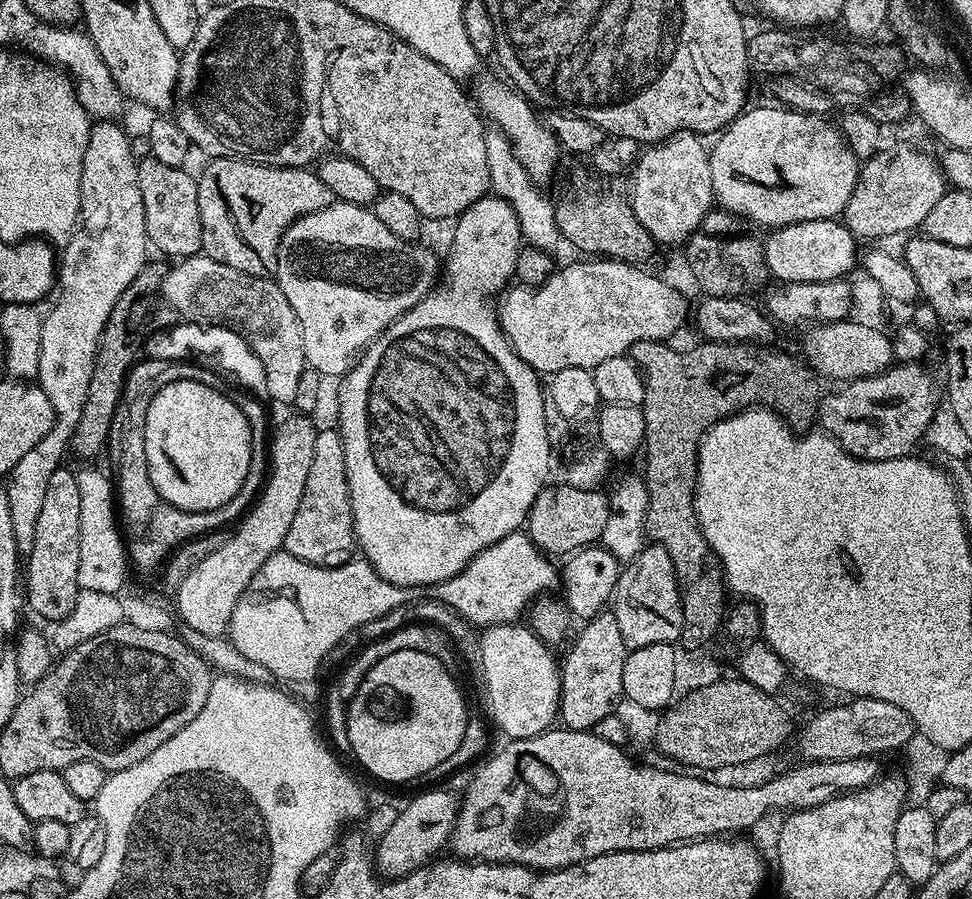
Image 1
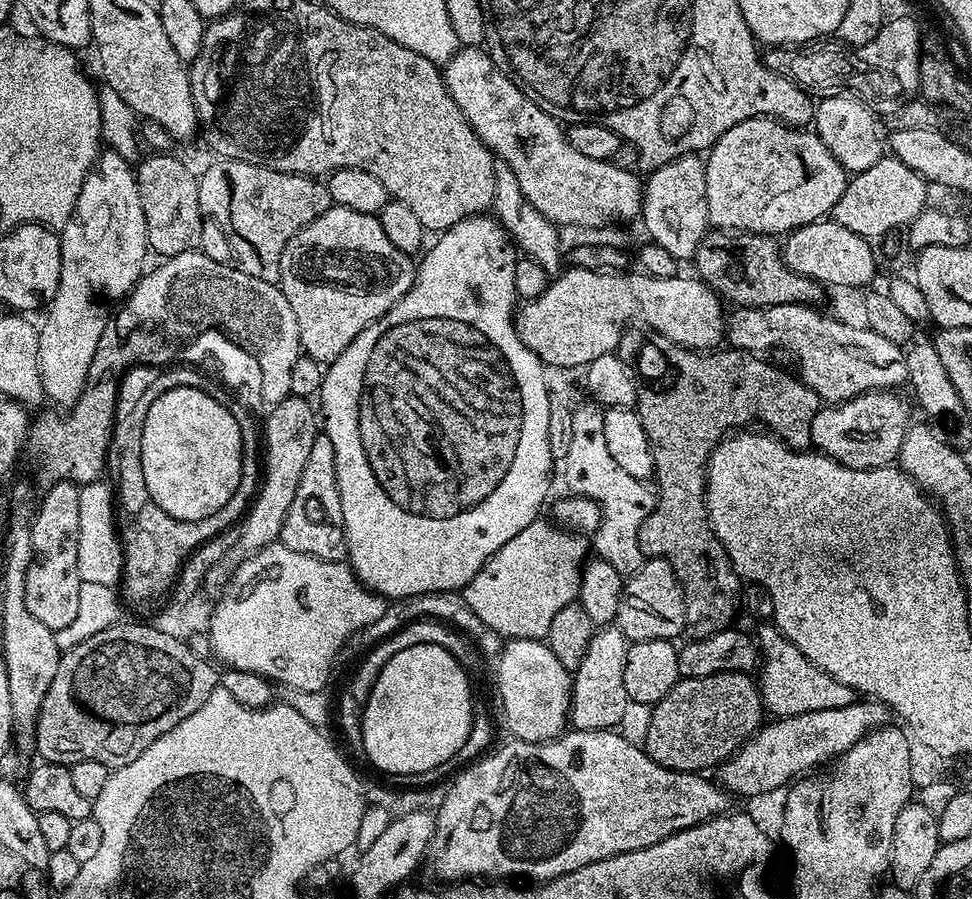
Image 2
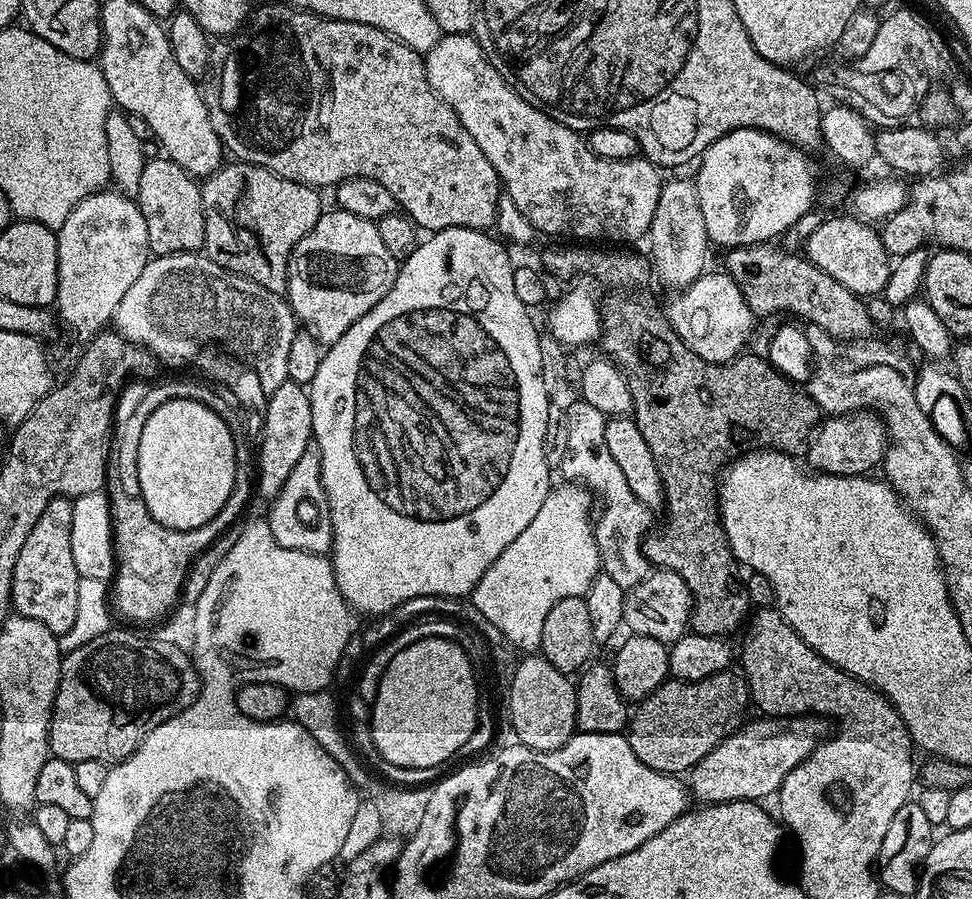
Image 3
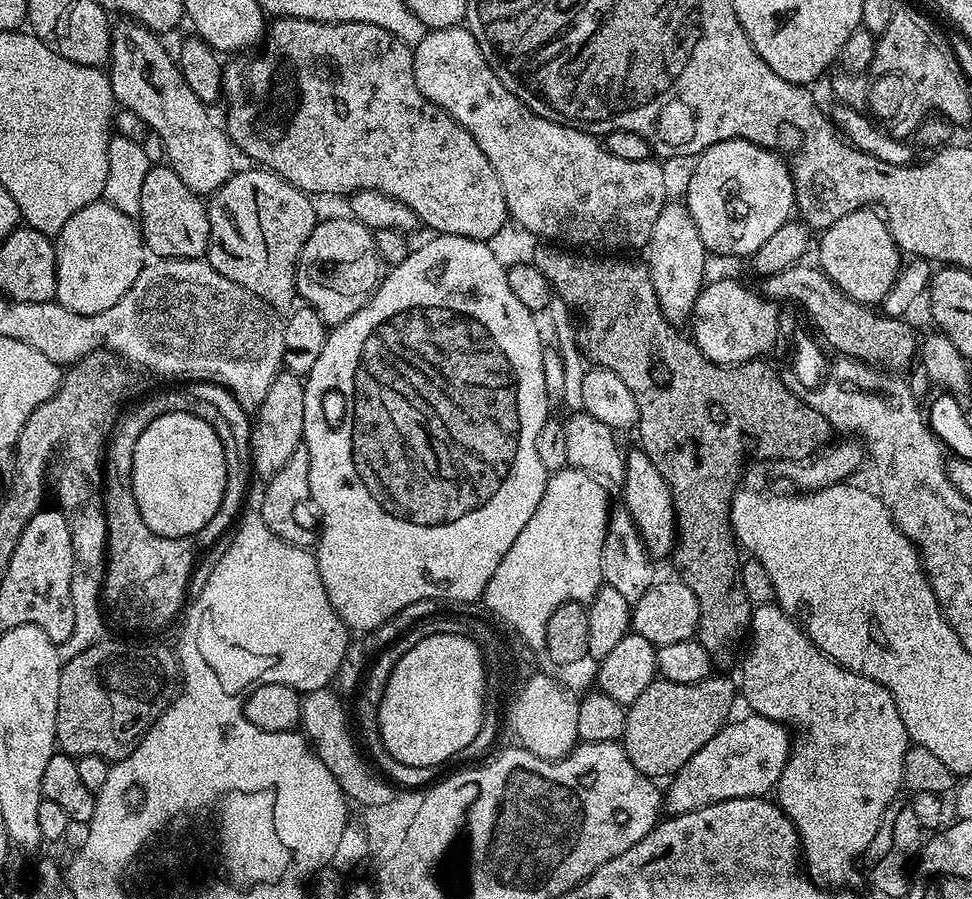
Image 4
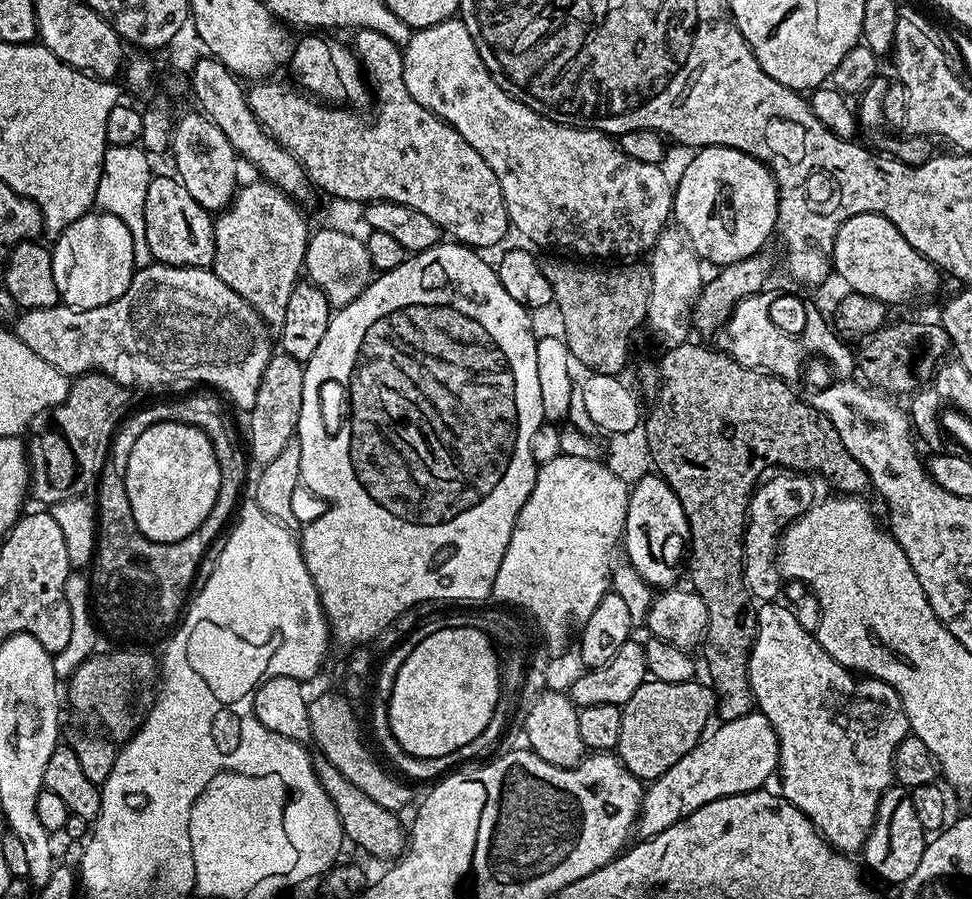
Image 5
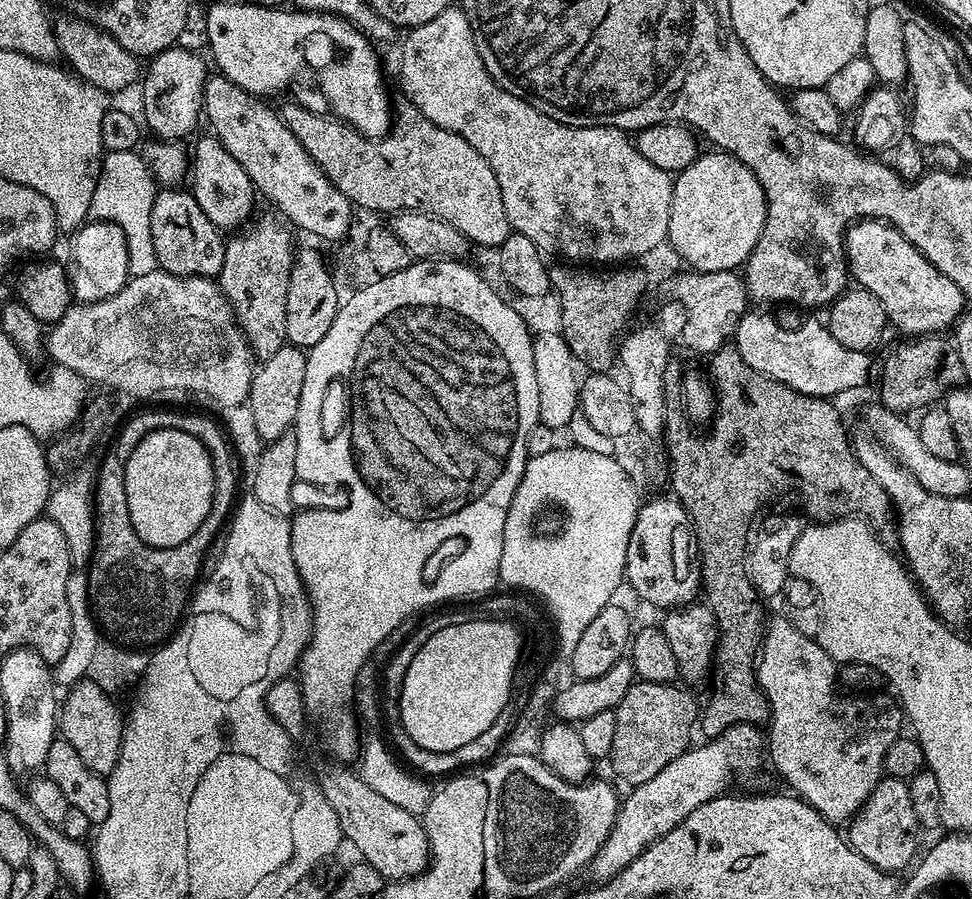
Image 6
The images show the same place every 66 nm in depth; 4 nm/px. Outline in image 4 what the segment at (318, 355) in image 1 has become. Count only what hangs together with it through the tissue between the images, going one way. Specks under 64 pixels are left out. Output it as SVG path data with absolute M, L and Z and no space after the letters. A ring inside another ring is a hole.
M345 218L345 220L321 219L319 223L317 223L316 228L310 234L310 238L306 238L306 242L302 246L300 257L296 263L296 295L305 305L307 305L307 307L313 308L324 320L325 324L335 326L349 320L353 314L356 313L357 310L359 310L361 306L376 292L376 288L379 286L382 279L382 271L380 272L380 268L382 269L382 261L378 254L378 250L376 249L376 238L371 228L362 226L356 220L351 218Z

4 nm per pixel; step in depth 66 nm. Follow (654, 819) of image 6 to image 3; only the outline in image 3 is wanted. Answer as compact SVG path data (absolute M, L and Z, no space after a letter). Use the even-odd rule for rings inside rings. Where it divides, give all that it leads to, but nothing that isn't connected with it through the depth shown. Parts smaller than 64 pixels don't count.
M813 715L759 719L749 724L747 721L731 732L710 754L706 754L706 758L702 758L702 762L690 769L686 783L695 799L697 796L700 802L710 805L731 800L760 802L763 796L775 797L786 774L801 764L830 732L829 721Z

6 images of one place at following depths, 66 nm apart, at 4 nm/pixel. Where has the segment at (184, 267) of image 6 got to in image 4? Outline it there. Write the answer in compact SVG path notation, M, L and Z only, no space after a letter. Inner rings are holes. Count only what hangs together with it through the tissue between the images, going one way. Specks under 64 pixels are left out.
M152 166L142 185L140 213L138 215L140 232L147 251L161 260L198 260L207 253L210 238L210 222L205 201L178 178L175 170L167 166Z

